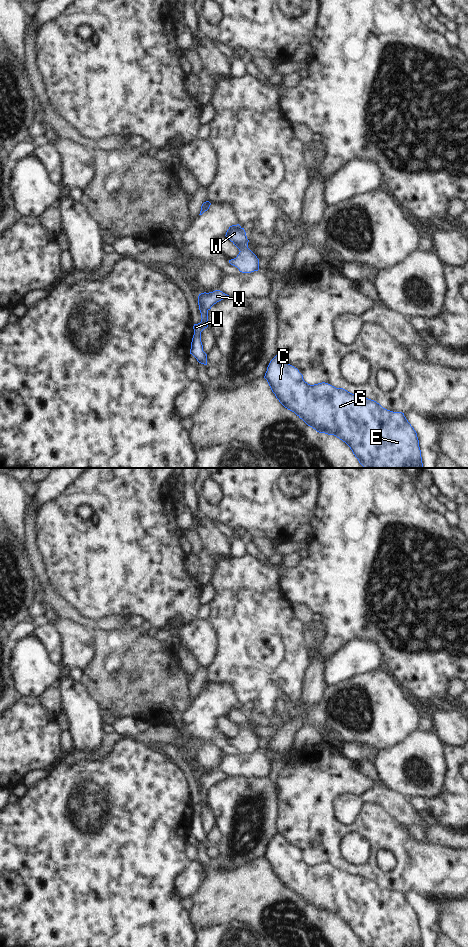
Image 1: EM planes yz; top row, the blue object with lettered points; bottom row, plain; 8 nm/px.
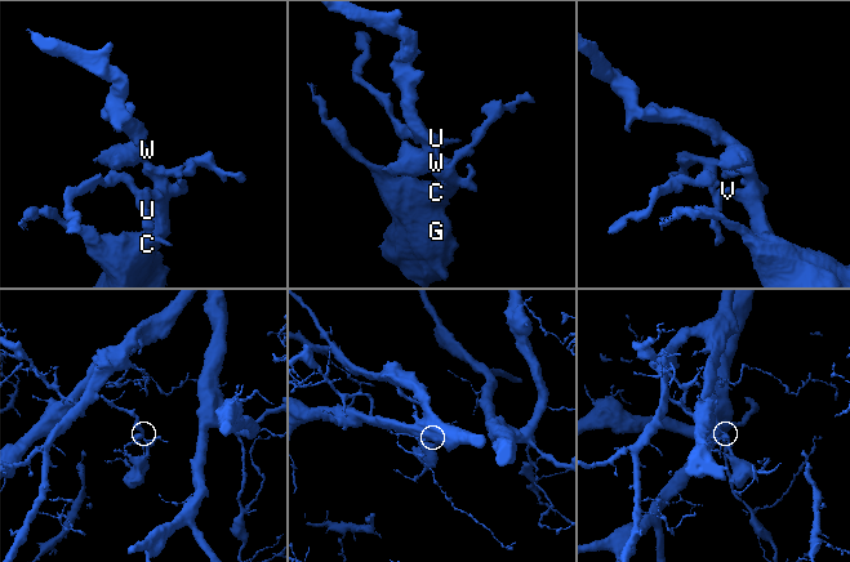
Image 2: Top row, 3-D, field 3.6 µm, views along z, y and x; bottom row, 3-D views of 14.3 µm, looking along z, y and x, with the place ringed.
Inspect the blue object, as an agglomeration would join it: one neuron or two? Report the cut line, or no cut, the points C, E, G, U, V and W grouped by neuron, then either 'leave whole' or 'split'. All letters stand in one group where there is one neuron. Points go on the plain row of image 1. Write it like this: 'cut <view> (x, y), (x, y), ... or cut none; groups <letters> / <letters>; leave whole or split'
cut none; groups C E G U V W; leave whole

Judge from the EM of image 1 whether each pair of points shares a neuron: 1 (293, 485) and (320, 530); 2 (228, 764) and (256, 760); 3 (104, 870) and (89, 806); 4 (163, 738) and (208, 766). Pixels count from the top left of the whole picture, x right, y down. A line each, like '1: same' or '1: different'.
1: different
2: same
3: same
4: different

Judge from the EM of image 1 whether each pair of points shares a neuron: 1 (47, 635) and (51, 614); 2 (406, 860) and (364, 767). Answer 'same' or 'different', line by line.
1: different
2: different

